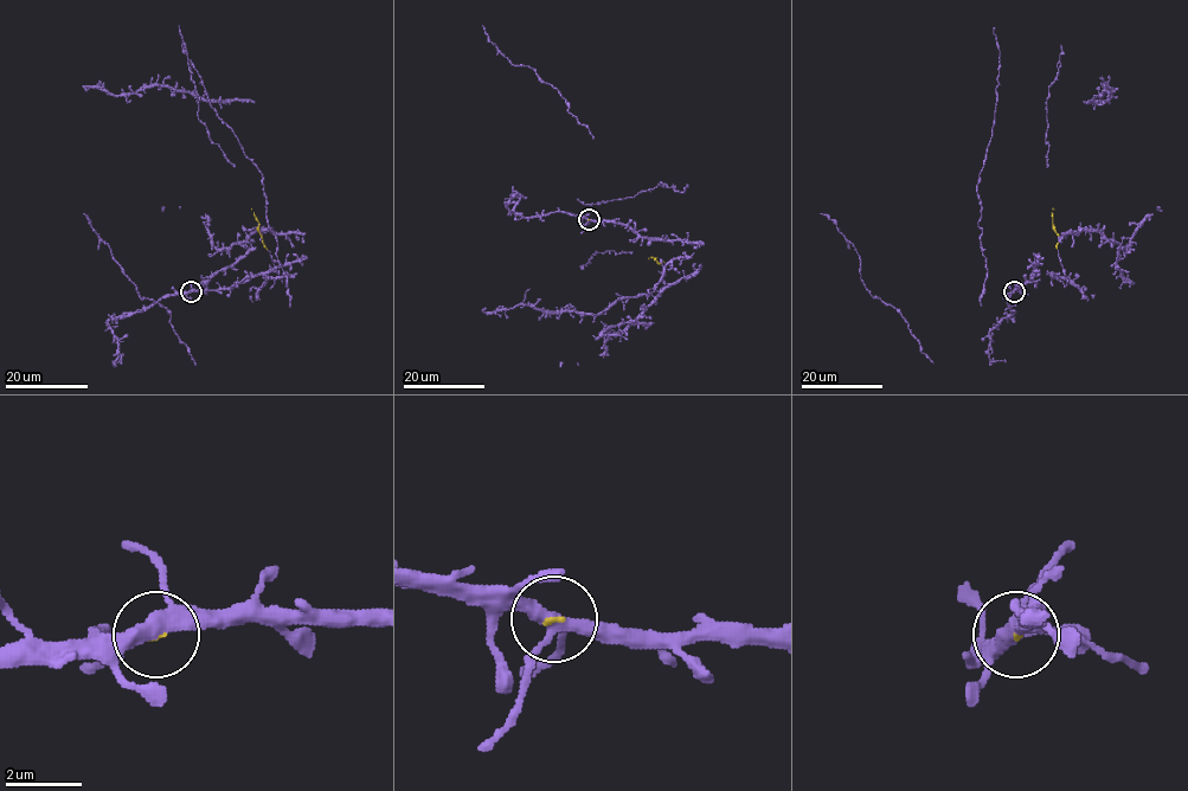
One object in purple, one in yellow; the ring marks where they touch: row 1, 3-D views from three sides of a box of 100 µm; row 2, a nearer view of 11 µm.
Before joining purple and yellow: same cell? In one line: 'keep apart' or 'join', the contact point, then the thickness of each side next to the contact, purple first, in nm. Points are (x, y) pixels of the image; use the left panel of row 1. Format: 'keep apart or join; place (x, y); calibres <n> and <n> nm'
join; place (191, 291); calibres 360 and 70 nm

